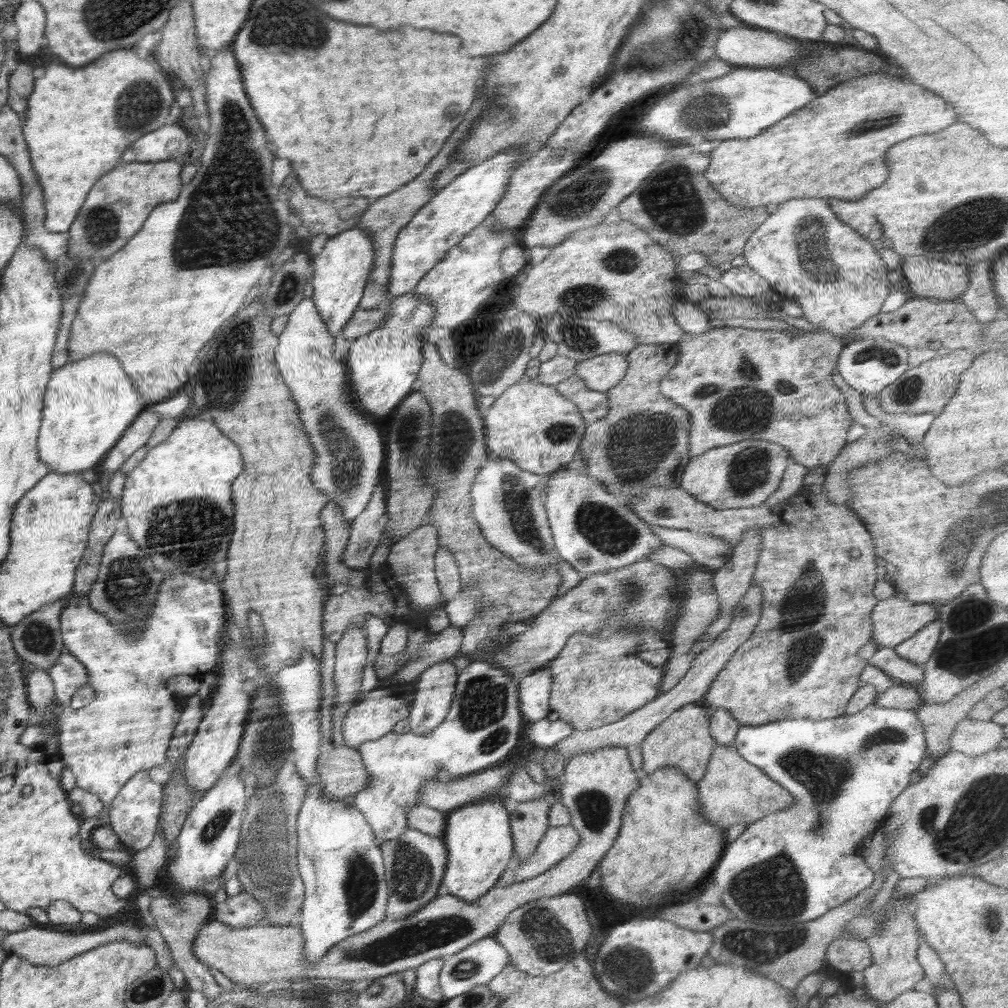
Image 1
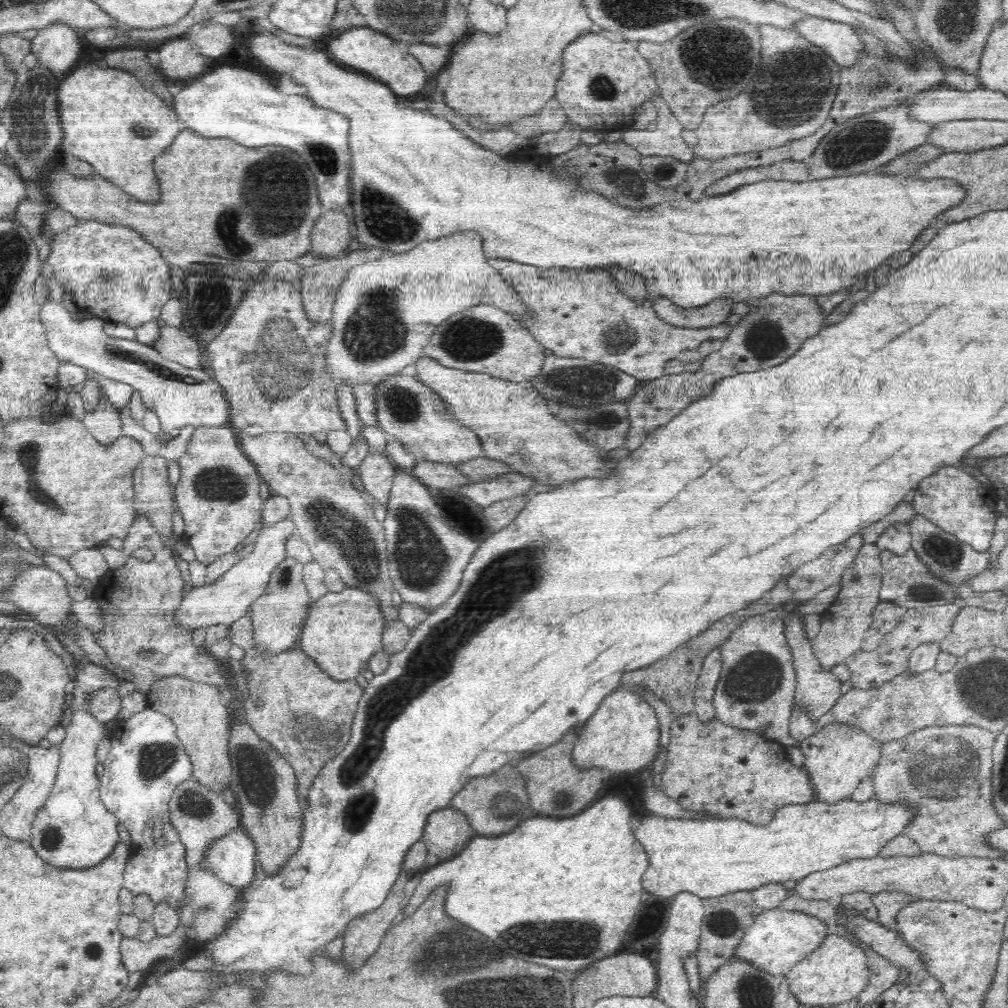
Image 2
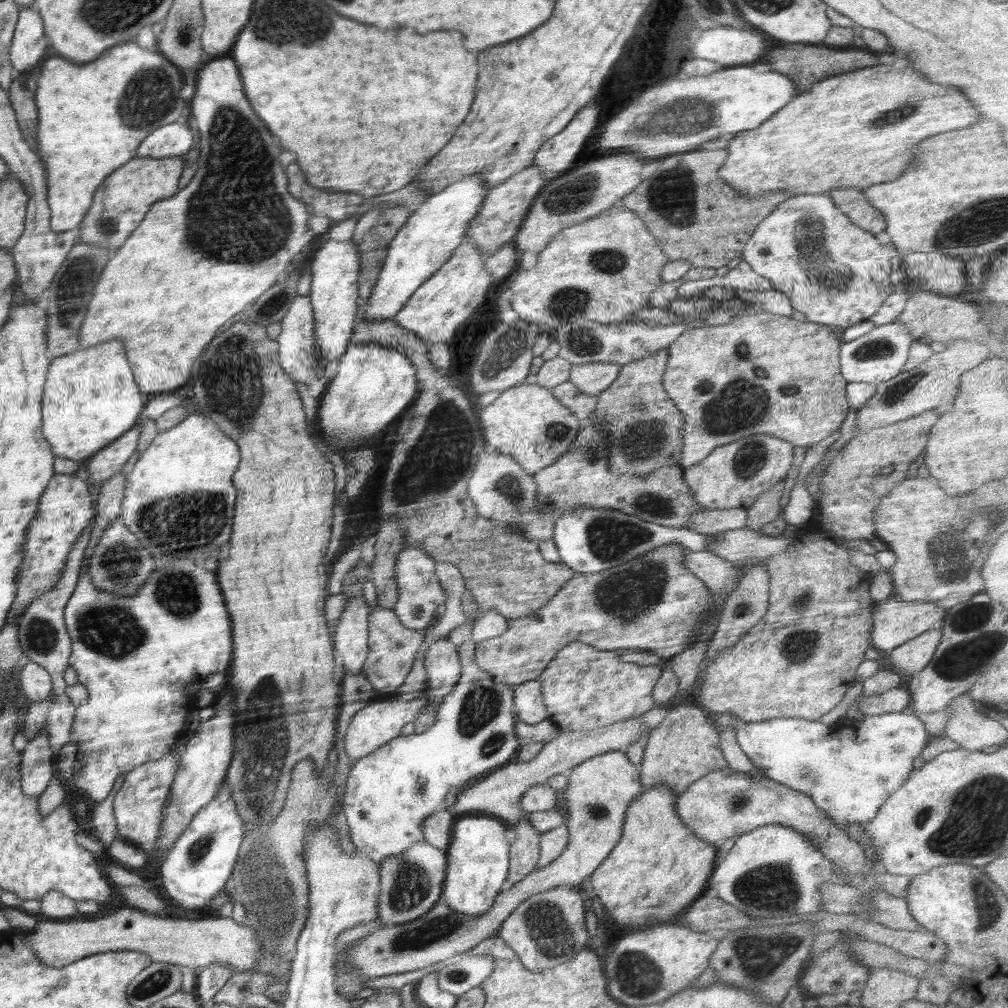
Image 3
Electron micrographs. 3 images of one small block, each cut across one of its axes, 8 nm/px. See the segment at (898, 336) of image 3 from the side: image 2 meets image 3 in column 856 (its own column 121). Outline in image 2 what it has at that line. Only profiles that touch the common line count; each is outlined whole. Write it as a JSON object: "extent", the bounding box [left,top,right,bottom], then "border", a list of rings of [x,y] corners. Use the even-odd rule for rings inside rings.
{"extent":[40,297,230,433],"border":[[[49,297],[40,307],[40,318],[47,334],[47,343],[52,354],[61,362],[71,362],[87,370],[97,372],[102,378],[126,382],[140,394],[146,408],[158,415],[161,432],[169,433],[184,426],[221,427],[229,426],[230,407],[222,387],[213,380],[204,368],[191,369],[172,362],[153,346],[110,336],[106,333],[105,320],[92,317],[77,319],[61,303]]]}

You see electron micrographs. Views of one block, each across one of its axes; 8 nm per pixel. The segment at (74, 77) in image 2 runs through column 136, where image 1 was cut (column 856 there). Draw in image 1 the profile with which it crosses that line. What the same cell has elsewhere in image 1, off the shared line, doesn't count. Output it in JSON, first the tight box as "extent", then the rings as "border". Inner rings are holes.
{"extent":[703,73,956,209],"border":[[[884,73],[850,79],[806,106],[750,139],[724,140],[709,152],[710,166],[703,175],[726,202],[738,207],[770,209],[788,200],[804,198],[828,200],[832,196],[858,202],[888,178],[884,152],[892,144],[916,134],[938,132],[956,122],[954,108],[934,92],[926,92],[908,78],[892,78]]]}

